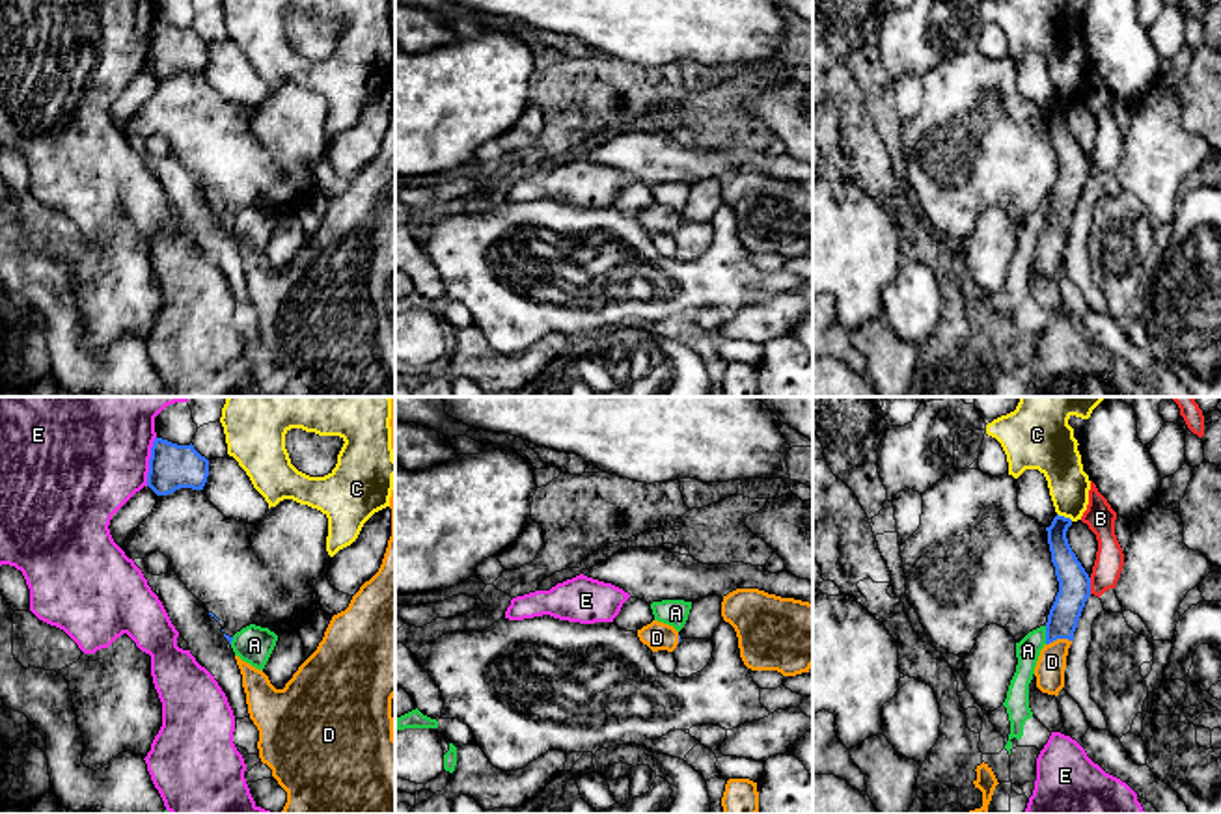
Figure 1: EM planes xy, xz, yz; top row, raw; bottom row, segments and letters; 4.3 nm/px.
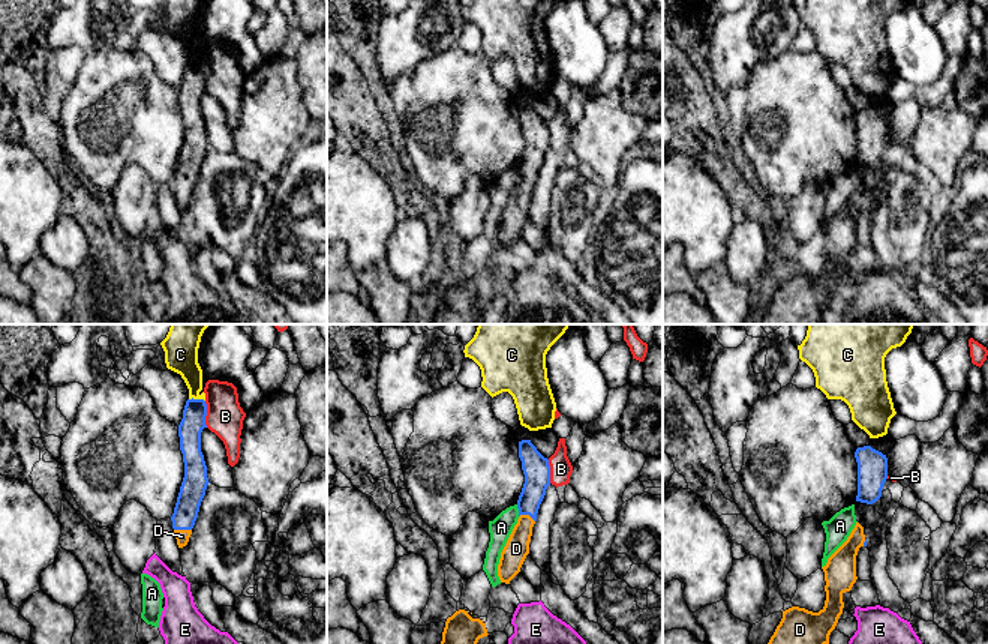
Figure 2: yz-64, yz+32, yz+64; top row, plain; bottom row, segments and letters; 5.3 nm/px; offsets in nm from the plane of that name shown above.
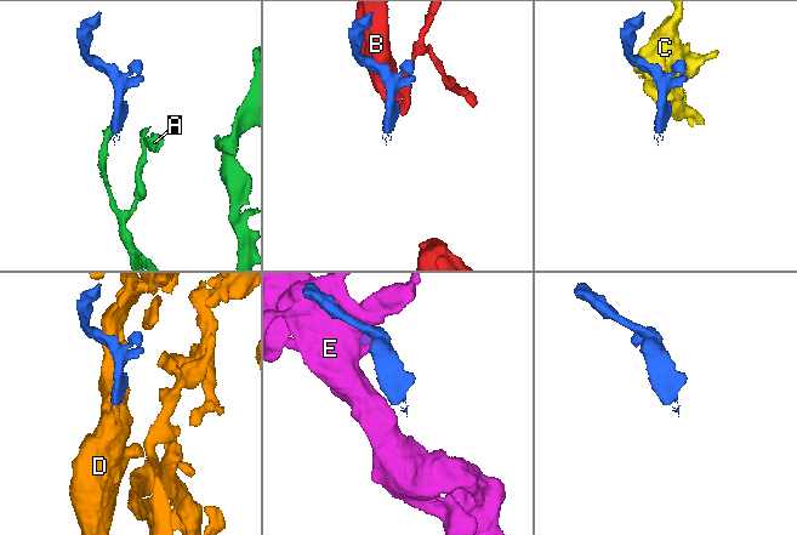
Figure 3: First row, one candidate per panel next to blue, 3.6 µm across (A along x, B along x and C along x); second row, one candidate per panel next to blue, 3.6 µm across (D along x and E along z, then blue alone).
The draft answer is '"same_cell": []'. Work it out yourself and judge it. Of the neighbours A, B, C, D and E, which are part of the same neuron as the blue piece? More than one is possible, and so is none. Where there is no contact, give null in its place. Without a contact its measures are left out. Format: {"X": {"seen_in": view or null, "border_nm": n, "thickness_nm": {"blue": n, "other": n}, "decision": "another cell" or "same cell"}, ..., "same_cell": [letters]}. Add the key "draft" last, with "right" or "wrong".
{"A": {"seen_in": "yz", "border_nm": 80, "thickness_nm": {"blue": 140, "other": 110}, "decision": "another cell"}, "B": {"seen_in": "yz", "border_nm": 70, "thickness_nm": {"blue": 140, "other": 130}, "decision": "another cell"}, "C": {"seen_in": "yz", "border_nm": 80, "thickness_nm": {"blue": 120, "other": 180}, "decision": "another cell"}, "D": {"seen_in": "yz", "border_nm": 110, "thickness_nm": {"blue": 140, "other": 130}, "decision": "same cell"}, "E": {"seen_in": "xy", "border_nm": 220, "thickness_nm": {"blue": 200, "other": 420}, "decision": "another cell"}, "same_cell": ["D"], "draft": "wrong"}

